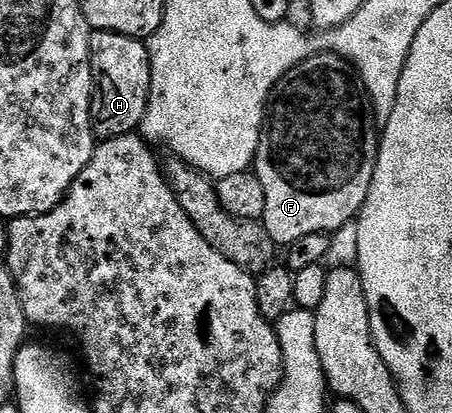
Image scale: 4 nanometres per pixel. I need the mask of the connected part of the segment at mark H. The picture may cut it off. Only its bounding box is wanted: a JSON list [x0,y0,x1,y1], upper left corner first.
[92,31,152,140]

